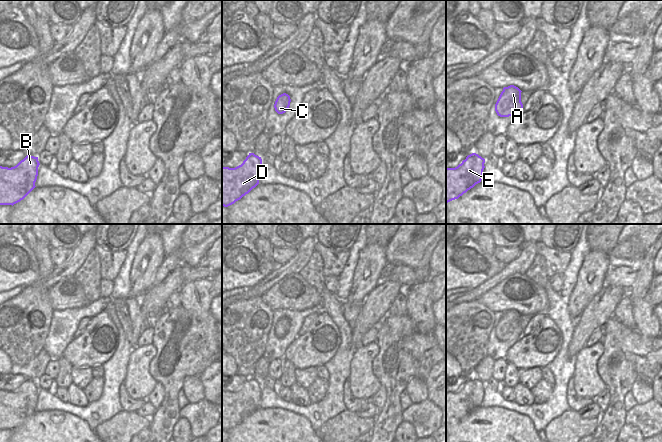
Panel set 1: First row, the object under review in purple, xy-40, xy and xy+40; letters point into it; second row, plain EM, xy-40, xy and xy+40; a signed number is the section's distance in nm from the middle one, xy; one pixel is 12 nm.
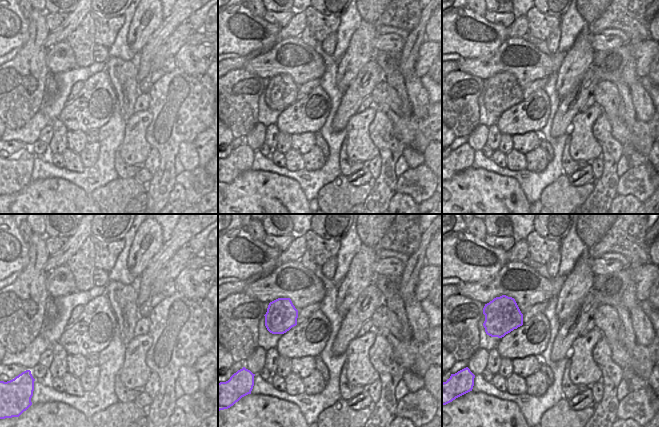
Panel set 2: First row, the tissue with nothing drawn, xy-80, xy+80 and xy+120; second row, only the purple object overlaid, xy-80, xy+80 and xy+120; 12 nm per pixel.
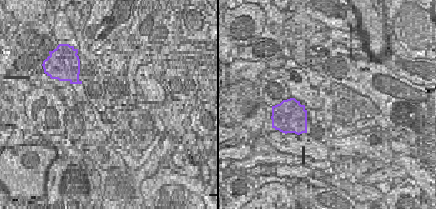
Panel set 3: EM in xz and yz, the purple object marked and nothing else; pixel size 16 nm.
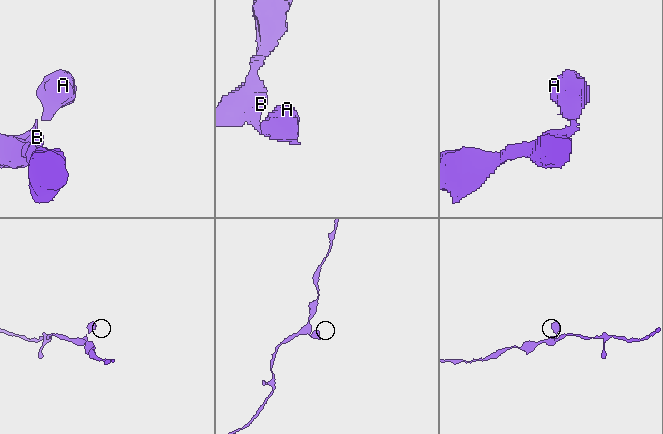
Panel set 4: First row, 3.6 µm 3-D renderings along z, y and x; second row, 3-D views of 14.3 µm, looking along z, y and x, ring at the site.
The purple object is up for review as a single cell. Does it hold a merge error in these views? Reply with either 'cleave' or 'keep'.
keep

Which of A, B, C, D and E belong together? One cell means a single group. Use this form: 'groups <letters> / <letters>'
groups A B C D E

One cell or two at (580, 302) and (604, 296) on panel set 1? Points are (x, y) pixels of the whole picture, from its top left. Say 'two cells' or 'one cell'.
two cells

